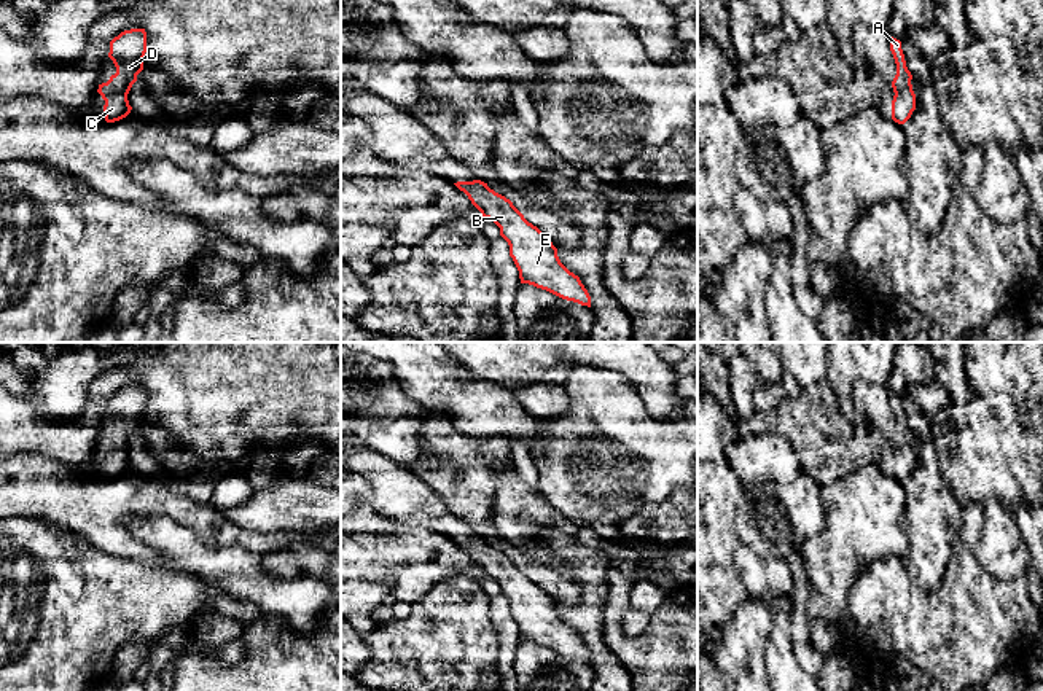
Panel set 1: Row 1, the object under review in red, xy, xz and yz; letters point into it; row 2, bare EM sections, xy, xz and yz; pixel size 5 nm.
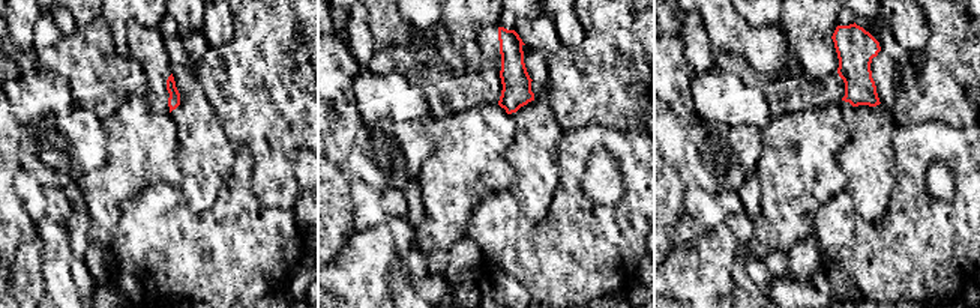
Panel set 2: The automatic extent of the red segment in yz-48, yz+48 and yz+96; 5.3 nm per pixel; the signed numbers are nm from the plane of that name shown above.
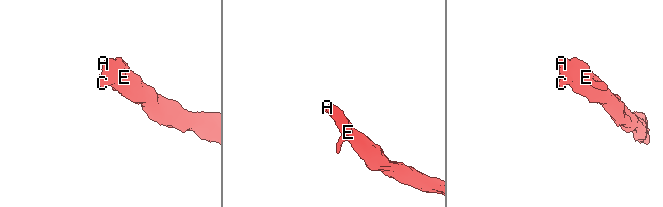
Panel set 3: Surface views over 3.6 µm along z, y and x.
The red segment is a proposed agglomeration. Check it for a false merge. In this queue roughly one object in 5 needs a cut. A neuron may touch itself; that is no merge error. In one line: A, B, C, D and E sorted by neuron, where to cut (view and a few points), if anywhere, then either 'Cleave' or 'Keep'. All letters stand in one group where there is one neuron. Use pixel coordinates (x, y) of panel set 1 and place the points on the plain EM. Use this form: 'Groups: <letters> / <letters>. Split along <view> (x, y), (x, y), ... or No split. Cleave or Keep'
Groups: A B C D E. No split. Keep

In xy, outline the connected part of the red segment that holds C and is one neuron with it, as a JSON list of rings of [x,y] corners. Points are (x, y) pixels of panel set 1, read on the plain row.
[[[145,385],[124,387],[110,398],[108,414],[113,417],[116,430],[107,439],[99,441],[97,446],[105,457],[104,471],[107,479],[119,478],[131,470],[132,463],[127,451],[137,438],[137,431],[143,427],[145,409]]]

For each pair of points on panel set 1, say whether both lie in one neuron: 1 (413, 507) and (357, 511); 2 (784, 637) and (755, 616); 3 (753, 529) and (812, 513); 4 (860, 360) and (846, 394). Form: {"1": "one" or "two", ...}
{"1": "two", "2": "two", "3": "one", "4": "one"}

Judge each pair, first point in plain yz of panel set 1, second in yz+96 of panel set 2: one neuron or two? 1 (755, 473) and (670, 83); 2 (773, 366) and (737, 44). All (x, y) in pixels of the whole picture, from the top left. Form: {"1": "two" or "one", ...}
{"1": "two", "2": "one"}

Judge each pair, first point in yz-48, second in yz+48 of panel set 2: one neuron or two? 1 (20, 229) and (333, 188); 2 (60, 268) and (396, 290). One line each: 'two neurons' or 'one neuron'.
1: one neuron
2: one neuron

